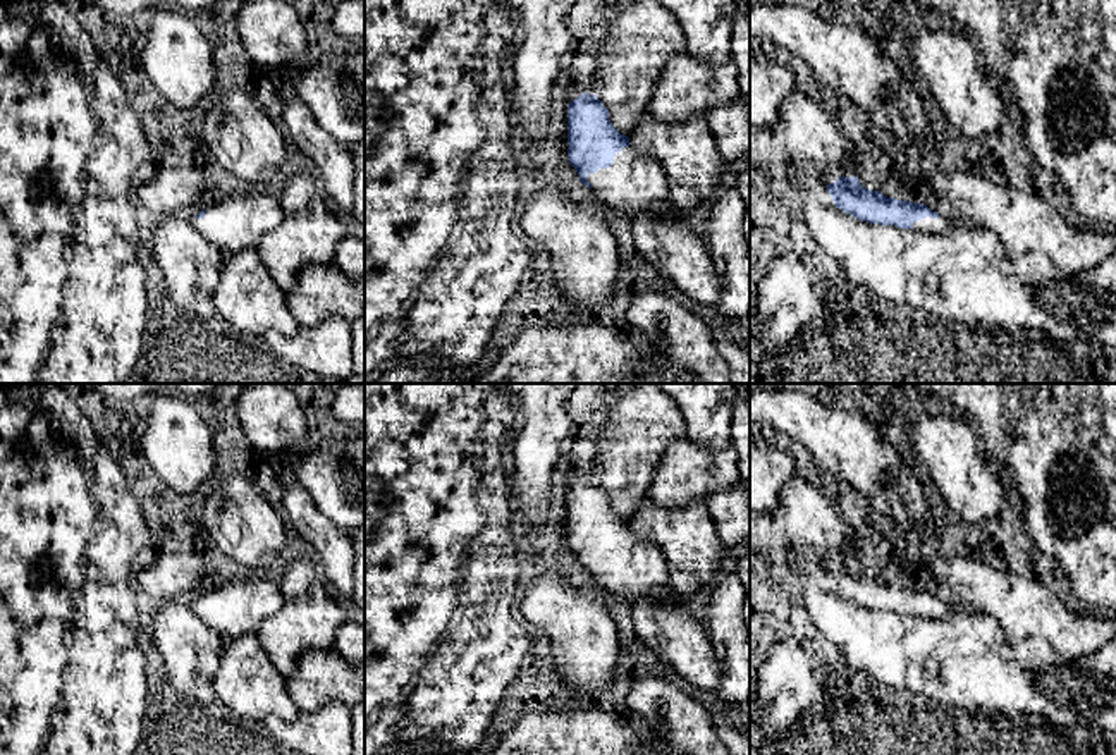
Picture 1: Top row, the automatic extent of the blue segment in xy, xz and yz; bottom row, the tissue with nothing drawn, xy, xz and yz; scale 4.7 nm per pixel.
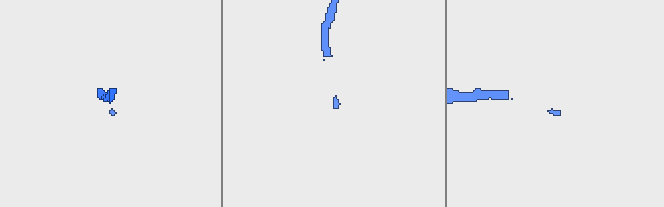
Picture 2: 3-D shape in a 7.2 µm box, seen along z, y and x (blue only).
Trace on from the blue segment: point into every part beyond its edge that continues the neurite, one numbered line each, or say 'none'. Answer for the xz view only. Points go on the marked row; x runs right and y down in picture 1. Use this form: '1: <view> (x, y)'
1: xz (635, 184)

